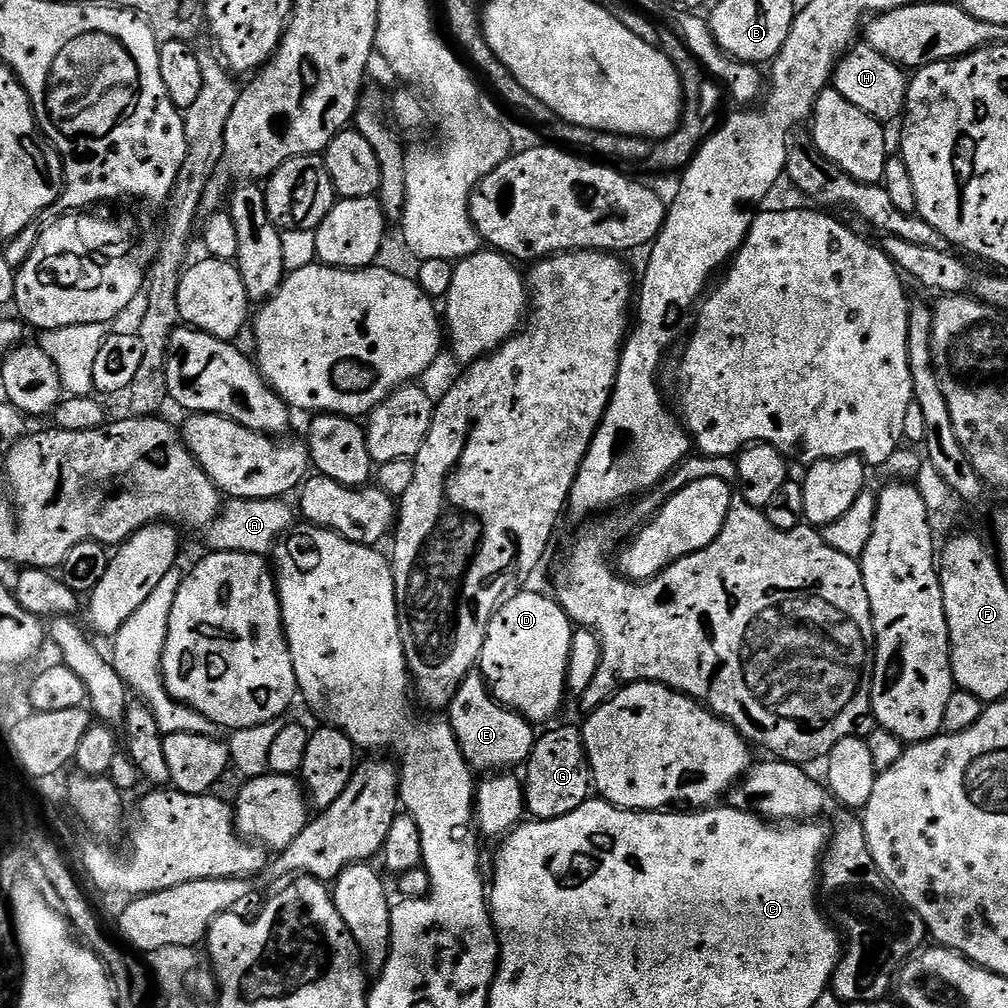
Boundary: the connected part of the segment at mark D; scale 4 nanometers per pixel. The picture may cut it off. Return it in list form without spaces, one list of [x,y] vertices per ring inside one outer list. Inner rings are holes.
[[[524,591],[509,595],[492,615],[478,671],[497,702],[540,726],[564,704],[574,625],[559,600]]]

